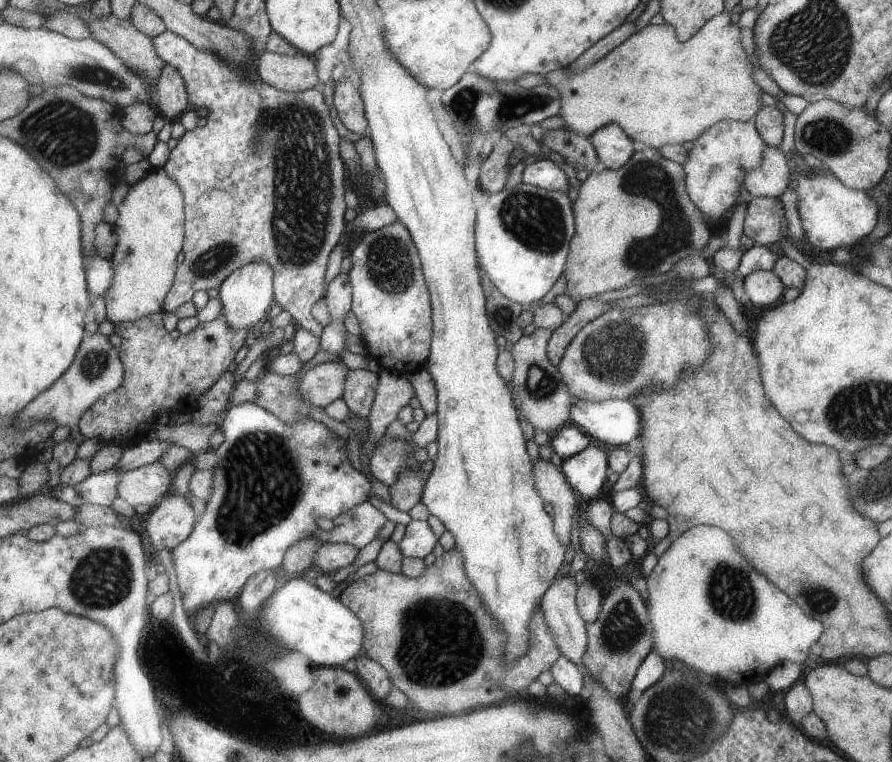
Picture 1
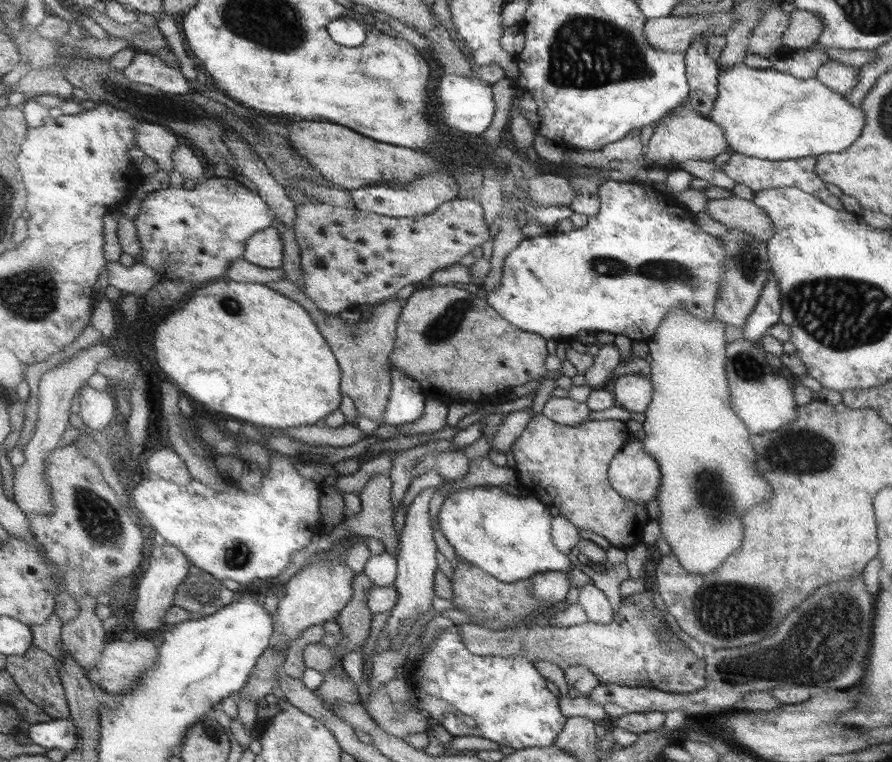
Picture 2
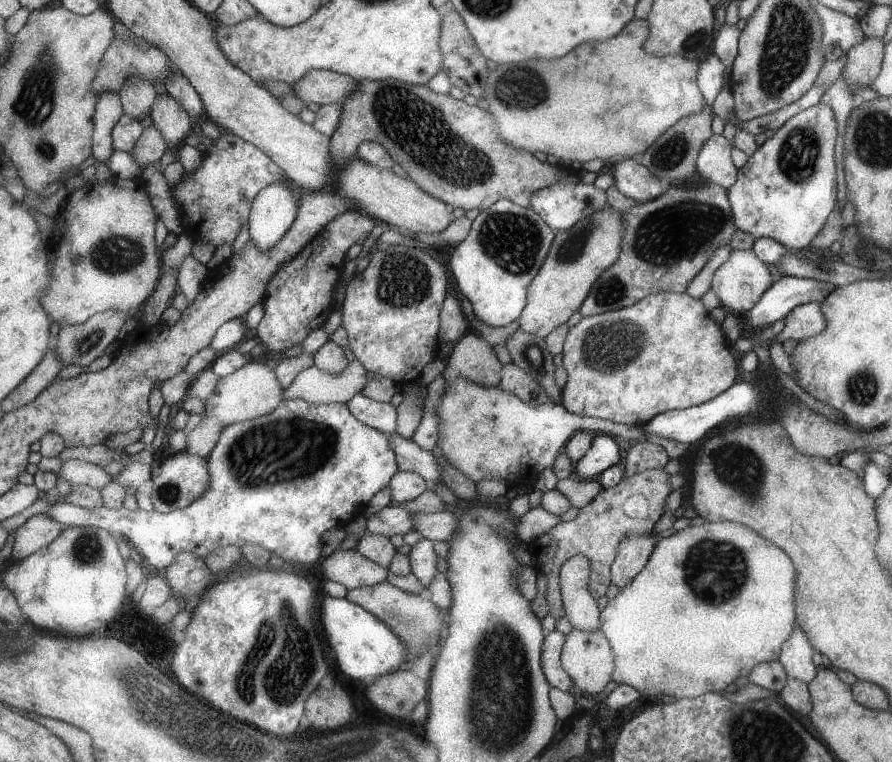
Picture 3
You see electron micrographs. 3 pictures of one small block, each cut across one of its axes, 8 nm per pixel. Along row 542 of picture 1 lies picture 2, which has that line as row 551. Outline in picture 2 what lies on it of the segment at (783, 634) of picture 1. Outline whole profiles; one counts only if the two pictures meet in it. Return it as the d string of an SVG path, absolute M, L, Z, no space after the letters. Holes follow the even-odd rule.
M673 308L668 312L666 317L657 327L656 334L648 341L648 354L651 356L650 380L652 383L652 402L648 404L647 410L644 411L644 420L641 423L645 438L641 440L643 445L643 453L653 457L659 473L659 490L657 492L657 508L659 508L659 516L657 516L657 524L660 530L660 536L667 542L670 552L675 555L679 561L681 568L685 569L689 574L709 574L711 570L724 564L725 558L739 548L741 544L741 536L743 536L743 526L741 526L741 516L755 504L767 500L771 496L771 488L769 484L755 472L756 454L753 452L751 444L751 435L748 432L747 425L738 417L730 404L730 392L728 387L728 377L726 376L725 362L727 359L725 336L723 335L724 323L721 320L712 318L712 320L700 320L699 317L693 316L691 312Z

